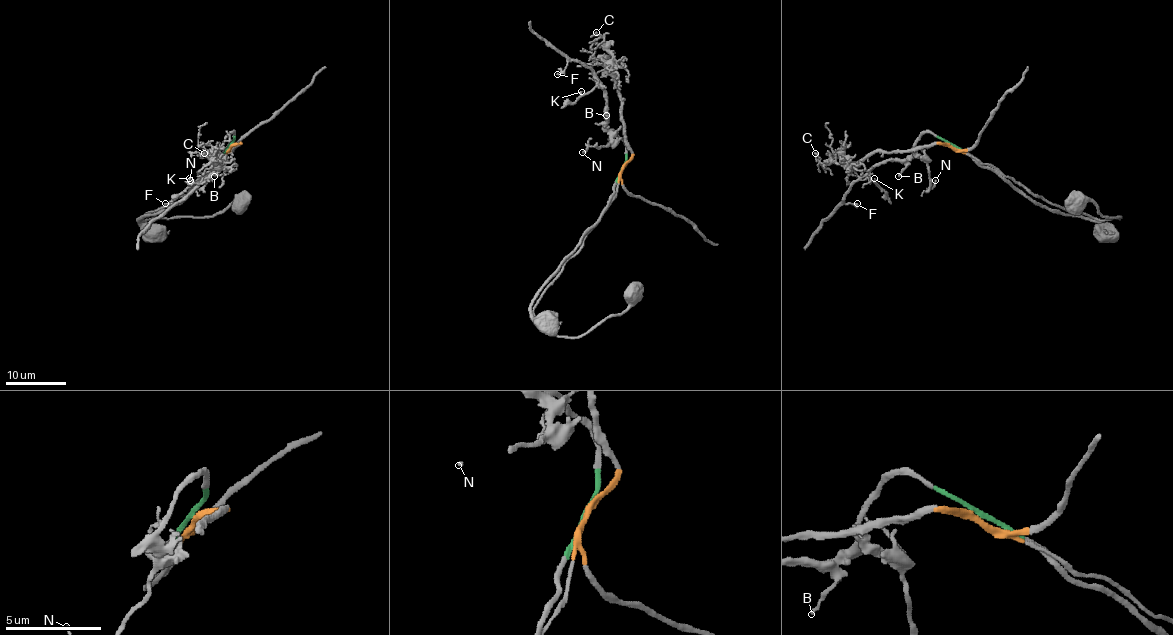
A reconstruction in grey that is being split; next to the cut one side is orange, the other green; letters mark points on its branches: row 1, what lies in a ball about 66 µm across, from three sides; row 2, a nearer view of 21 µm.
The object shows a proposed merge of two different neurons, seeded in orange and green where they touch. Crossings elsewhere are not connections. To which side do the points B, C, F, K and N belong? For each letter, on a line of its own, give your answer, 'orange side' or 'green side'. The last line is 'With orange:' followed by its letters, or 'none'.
B: green side
C: orange side
F: green side
K: green side
N: green side
With orange: C

